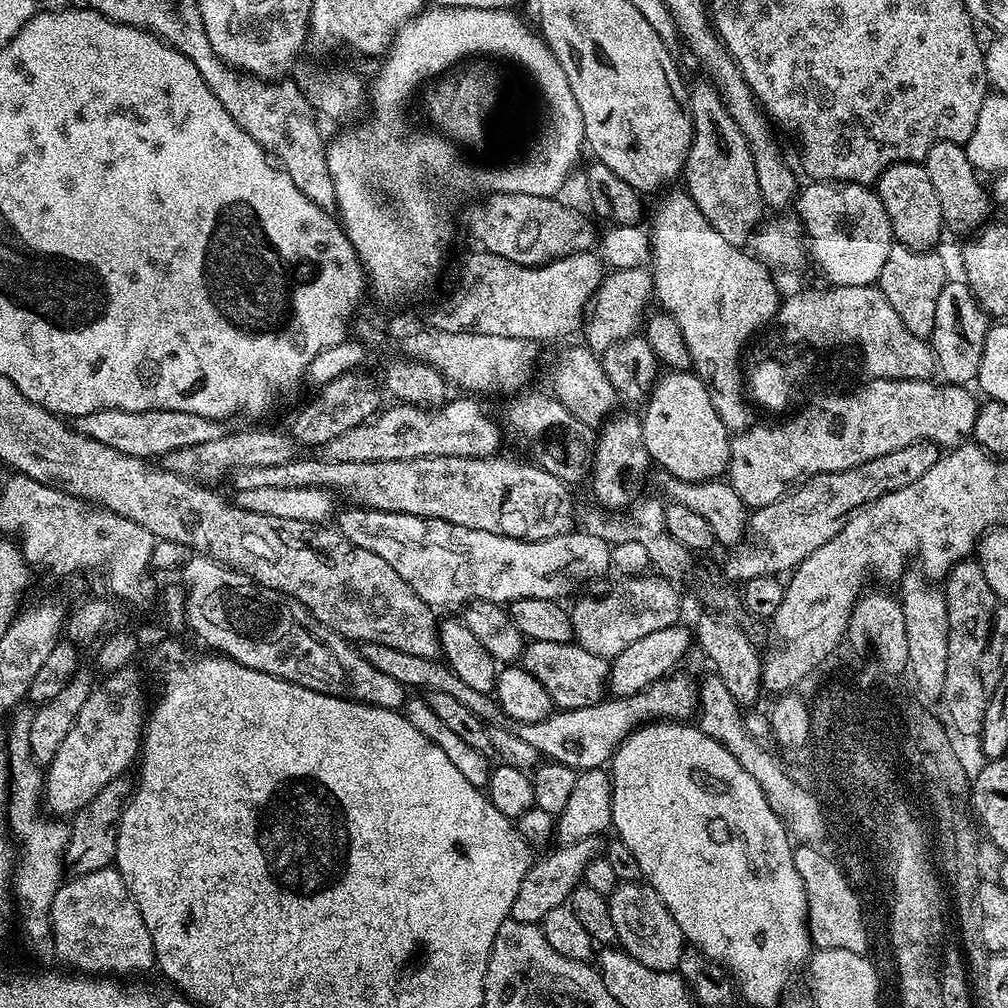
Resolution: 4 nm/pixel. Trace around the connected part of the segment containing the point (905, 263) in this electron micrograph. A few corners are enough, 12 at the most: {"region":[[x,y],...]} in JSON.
{"region":[[896,244],[876,284],[916,339],[947,281],[937,251]]}

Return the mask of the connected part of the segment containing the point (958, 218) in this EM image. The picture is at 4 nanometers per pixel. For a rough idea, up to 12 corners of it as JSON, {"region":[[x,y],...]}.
{"region":[[932,144],[922,163],[942,218],[968,234],[989,219],[989,189],[961,145]]}

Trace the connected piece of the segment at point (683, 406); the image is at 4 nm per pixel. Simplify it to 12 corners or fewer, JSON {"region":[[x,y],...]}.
{"region":[[665,371],[639,417],[651,463],[727,471],[730,433],[699,376]]}

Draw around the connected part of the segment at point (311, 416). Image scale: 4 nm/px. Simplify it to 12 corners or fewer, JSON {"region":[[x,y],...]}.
{"region":[[364,370],[319,385],[286,432],[321,446],[377,415]]}

